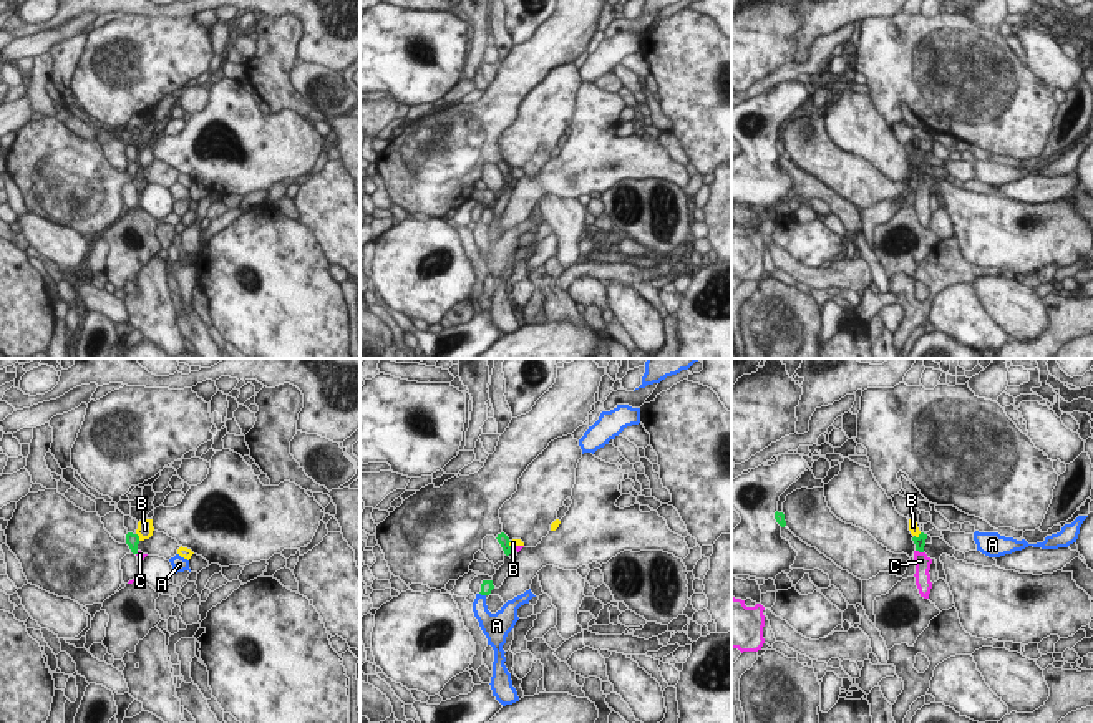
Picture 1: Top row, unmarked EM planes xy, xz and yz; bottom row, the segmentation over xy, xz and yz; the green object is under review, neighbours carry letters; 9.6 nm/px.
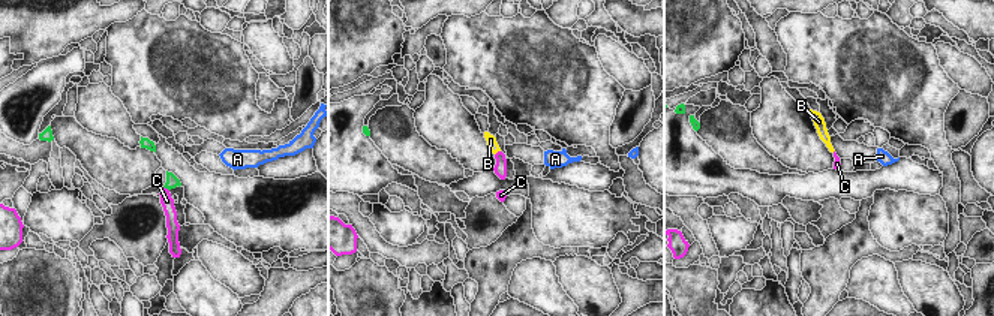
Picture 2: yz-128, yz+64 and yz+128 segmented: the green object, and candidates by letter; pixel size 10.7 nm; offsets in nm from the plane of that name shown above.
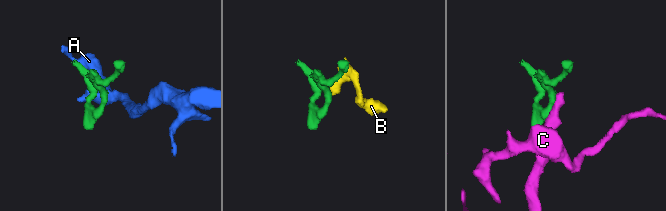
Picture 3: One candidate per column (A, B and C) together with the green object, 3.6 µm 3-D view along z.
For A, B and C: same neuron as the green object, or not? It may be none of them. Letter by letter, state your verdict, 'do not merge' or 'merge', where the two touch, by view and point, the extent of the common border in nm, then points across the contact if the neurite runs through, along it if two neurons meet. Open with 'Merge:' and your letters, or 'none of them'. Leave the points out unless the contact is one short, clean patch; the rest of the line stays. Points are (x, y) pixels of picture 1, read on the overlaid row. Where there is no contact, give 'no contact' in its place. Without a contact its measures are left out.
Merge: none of them
A: do not merge; meets green in xz at (483, 594); contact 70 nm long; border along xz (480, 592), (485, 596)
B: do not merge; meets green in xy at (138, 536); contact 90 nm long; border along xy (136, 533), (140, 539)
C: do not merge; meets green in yz at (919, 551); contact 90 nm long; border along yz (916, 549), (922, 553)

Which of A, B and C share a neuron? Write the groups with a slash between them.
A / B C

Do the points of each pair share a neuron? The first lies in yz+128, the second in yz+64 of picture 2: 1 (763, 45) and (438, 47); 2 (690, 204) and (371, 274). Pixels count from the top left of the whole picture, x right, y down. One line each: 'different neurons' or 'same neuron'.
1: same neuron
2: different neurons

